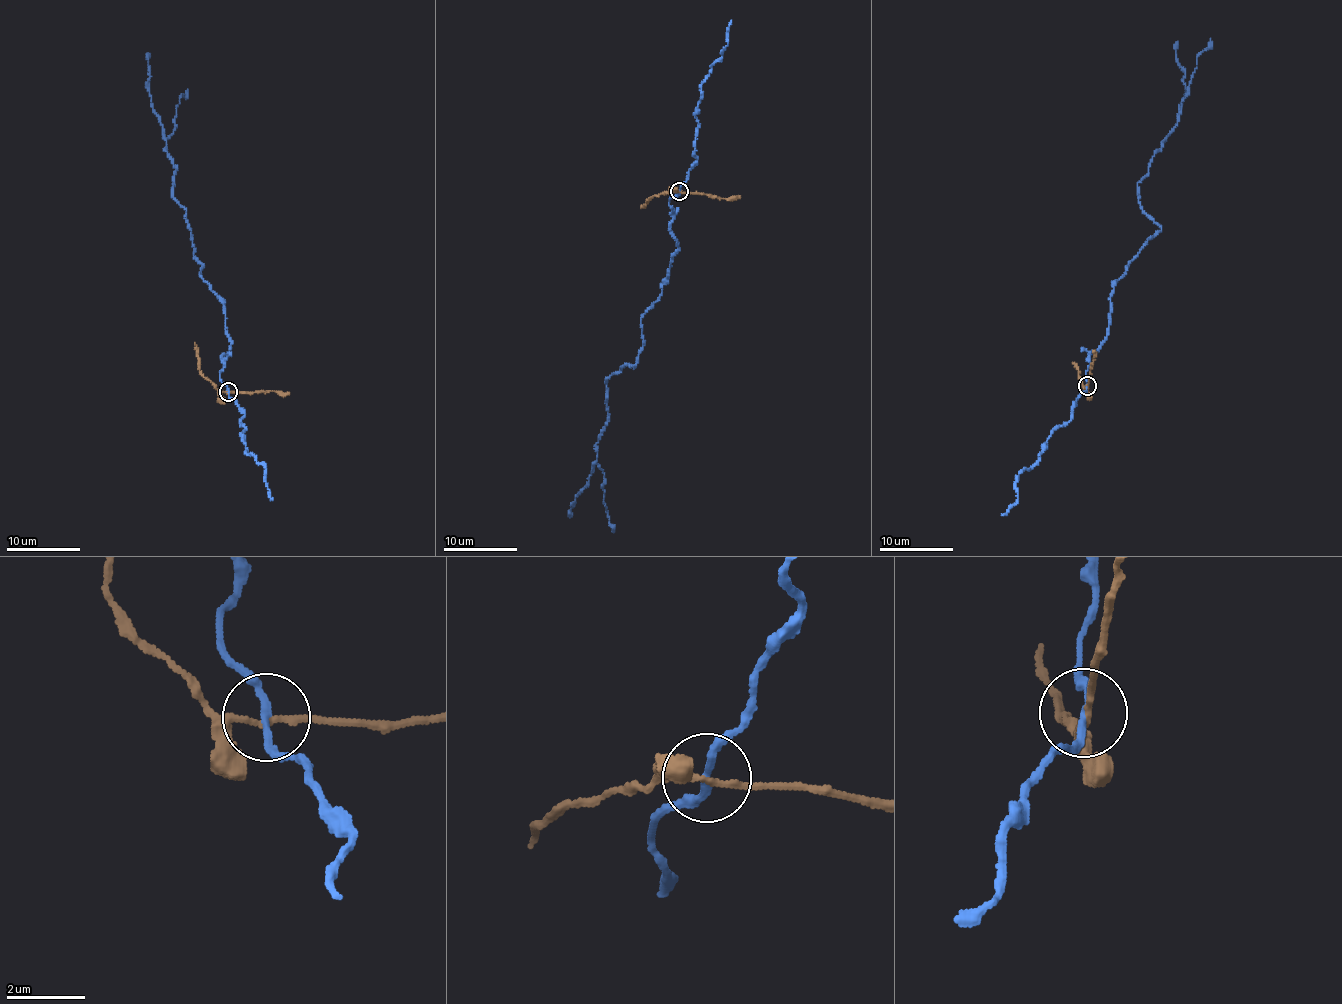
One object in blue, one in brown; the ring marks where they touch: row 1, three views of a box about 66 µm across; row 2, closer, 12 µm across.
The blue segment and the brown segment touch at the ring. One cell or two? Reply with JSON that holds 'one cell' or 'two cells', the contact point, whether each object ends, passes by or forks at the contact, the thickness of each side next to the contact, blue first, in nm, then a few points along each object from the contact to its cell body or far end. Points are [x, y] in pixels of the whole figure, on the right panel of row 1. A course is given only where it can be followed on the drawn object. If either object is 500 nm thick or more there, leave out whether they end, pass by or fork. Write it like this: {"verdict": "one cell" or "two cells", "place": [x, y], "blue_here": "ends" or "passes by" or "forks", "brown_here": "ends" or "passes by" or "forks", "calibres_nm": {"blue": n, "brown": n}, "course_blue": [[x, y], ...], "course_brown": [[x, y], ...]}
{"verdict": "two cells", "place": [1087, 385], "blue_here": "passes by", "brown_here": "passes by", "calibres_nm": {"blue": 160, "brown": 150}, "course_blue": [[1086, 386], [1113, 282], [1161, 230], [1144, 212], [1137, 182], [1177, 122], [1185, 89], [1177, 41]], "course_brown": [[1086, 386], [1087, 390], [1082, 385], [1078, 366], [1073, 362]]}

